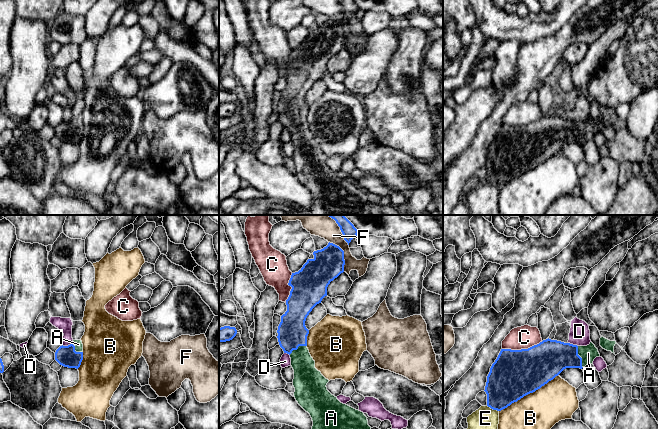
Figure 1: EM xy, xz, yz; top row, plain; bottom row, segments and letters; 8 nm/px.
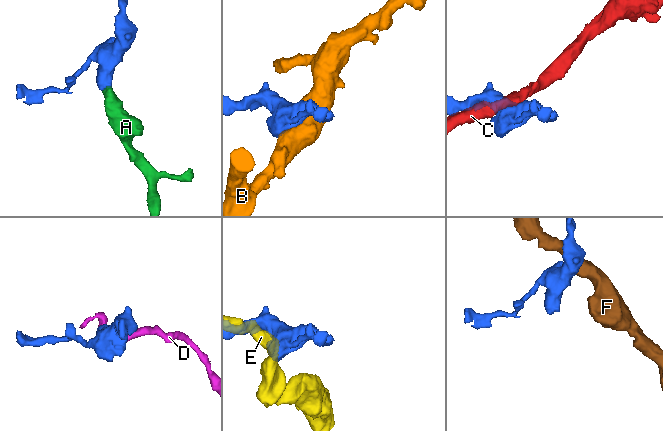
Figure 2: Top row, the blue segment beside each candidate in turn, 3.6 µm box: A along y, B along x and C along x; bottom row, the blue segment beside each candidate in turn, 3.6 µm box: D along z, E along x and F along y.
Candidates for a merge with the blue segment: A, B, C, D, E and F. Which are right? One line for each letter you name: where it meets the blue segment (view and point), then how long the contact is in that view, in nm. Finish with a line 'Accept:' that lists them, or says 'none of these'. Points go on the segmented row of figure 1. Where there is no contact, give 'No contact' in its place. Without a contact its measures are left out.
A: Touches blue at yz (580, 357). Shared border 180 nm
Accept: A

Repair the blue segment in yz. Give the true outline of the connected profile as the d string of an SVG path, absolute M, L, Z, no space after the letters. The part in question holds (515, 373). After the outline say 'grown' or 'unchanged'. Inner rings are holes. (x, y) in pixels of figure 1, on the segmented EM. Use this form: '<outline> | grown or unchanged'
M546 339L528 349L501 349L487 376L485 392L487 406L501 411L524 396L535 392L553 380L566 368L580 368L593 364L600 354L595 345L577 346L557 340Z | grown

